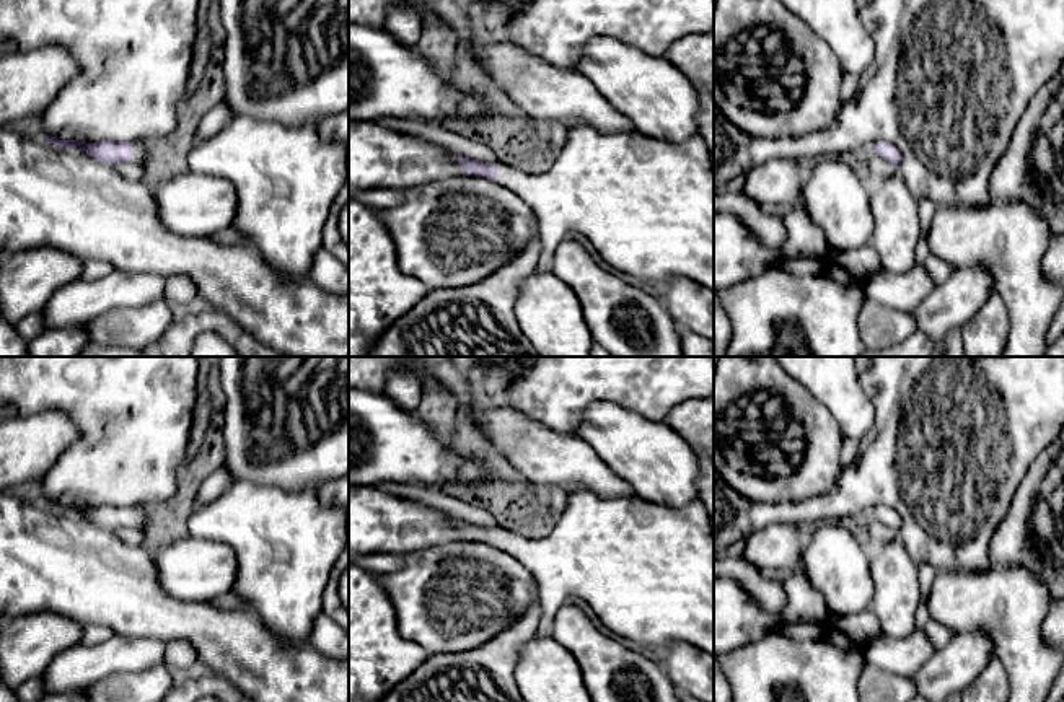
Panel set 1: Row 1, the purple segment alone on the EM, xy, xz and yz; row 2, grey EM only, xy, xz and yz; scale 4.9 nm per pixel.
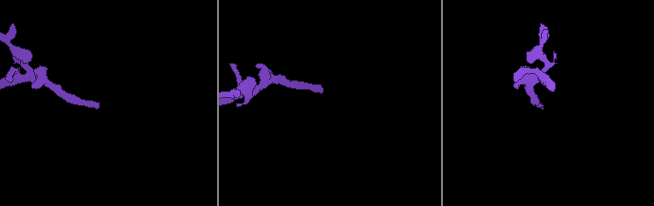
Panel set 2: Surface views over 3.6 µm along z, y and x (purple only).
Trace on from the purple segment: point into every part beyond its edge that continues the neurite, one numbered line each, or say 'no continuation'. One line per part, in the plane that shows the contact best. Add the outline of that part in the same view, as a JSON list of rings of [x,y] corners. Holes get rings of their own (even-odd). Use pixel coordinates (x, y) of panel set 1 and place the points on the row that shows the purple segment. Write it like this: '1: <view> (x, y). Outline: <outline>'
1: xy (140, 157). Outline: [[[134,142],[132,147],[134,158],[129,163],[143,166],[148,160],[147,150],[142,142]]]

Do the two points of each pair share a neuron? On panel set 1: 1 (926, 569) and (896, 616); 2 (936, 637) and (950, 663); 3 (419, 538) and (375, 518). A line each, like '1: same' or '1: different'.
1: different
2: different
3: same

